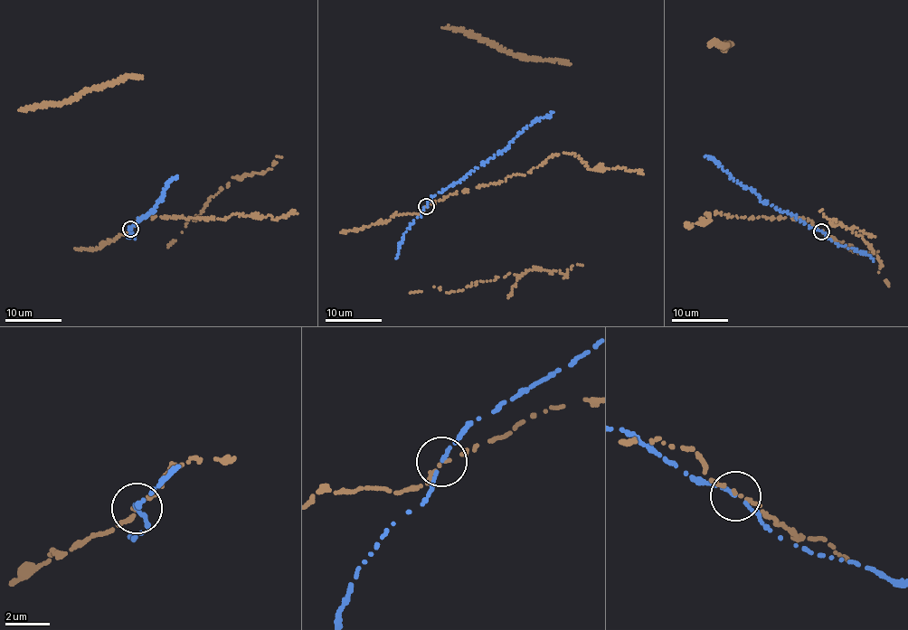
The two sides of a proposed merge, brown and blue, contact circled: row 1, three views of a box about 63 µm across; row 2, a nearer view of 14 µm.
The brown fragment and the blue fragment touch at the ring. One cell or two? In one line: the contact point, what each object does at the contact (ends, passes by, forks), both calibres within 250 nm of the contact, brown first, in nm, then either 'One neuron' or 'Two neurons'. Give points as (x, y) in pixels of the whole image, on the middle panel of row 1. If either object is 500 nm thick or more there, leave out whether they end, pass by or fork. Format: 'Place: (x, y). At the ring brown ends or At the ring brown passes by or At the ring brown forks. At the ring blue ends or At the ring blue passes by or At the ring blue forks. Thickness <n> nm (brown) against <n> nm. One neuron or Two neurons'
Place: (426, 206). At the ring brown ends. At the ring blue passes by. Thickness 200 nm (brown) against 140 nm. Two neurons

